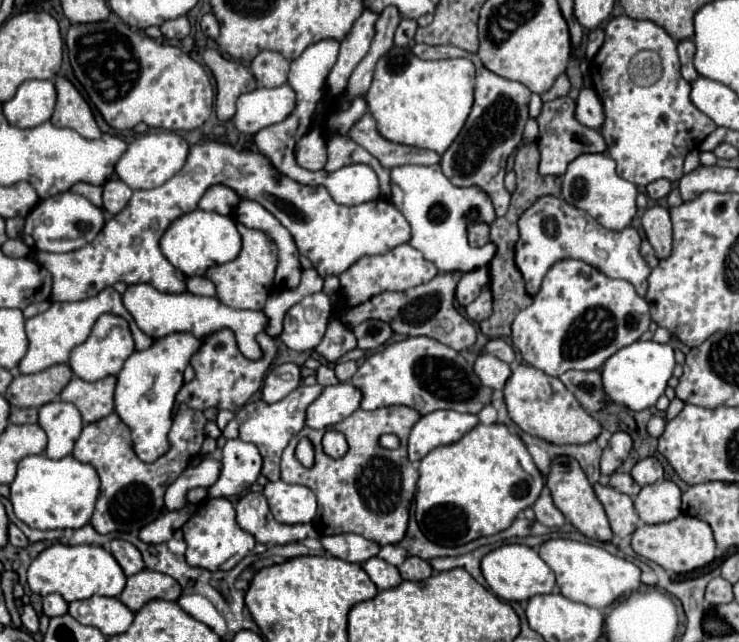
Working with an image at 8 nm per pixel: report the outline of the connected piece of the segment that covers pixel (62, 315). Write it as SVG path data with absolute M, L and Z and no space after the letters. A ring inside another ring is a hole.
M107 287L101 293L97 293L95 297L89 297L89 299L83 299L83 301L75 301L75 303L51 303L51 307L45 313L39 313L39 315L27 319L25 321L25 331L27 331L27 339L29 339L29 351L21 359L21 363L17 367L19 373L39 373L39 371L43 371L43 369L47 369L51 365L67 363L71 349L77 347L77 345L81 345L89 337L91 327L95 325L97 317L103 315L103 313L113 313L113 315L119 315L119 317L123 317L123 319L129 321L129 327L131 327L137 351L147 349L147 347L153 345L153 339L147 337L135 325L131 313L123 307L121 295L113 287Z

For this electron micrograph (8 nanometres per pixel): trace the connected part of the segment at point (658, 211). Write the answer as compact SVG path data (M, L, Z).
M653 205L645 211L643 219L641 219L643 231L647 235L647 241L651 243L651 247L657 253L657 259L665 259L671 253L671 219L669 219L669 211Z

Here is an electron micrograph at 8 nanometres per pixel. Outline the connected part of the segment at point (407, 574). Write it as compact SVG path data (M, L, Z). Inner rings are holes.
M407 557L405 563L399 567L399 573L403 579L423 581L433 575L433 567L429 565L429 561L425 561L421 557Z

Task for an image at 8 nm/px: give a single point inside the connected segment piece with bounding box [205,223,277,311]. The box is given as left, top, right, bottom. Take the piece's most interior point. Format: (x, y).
(245, 283)

